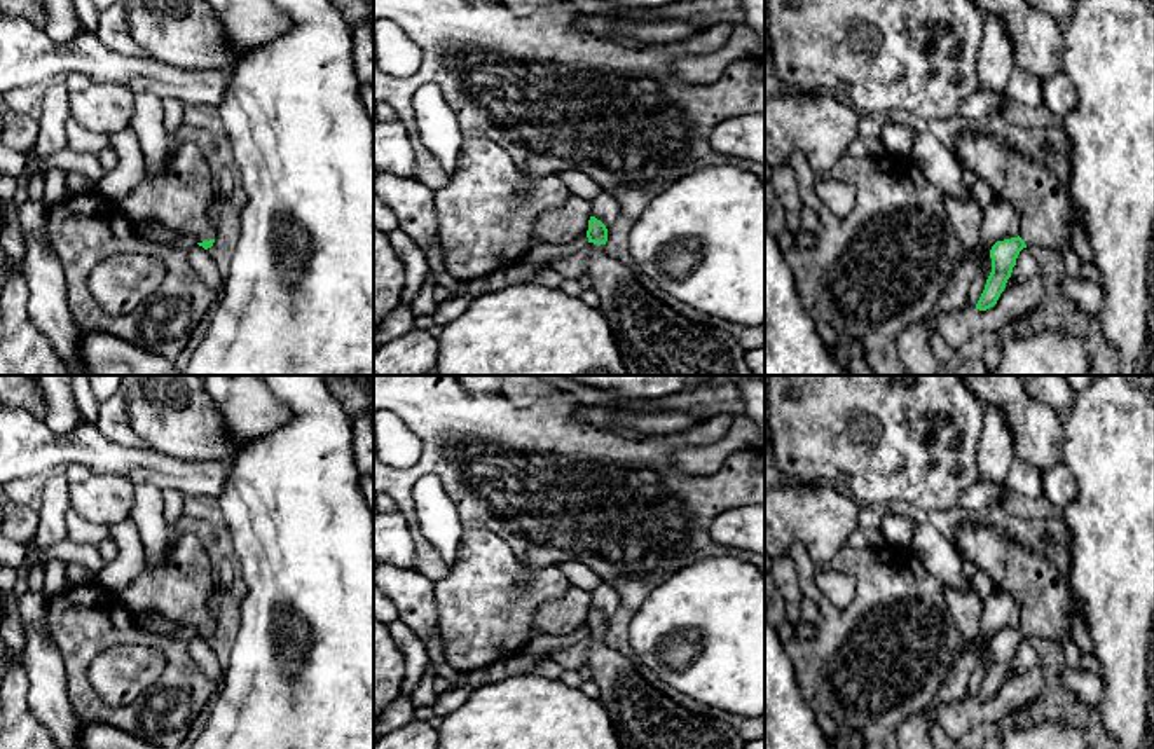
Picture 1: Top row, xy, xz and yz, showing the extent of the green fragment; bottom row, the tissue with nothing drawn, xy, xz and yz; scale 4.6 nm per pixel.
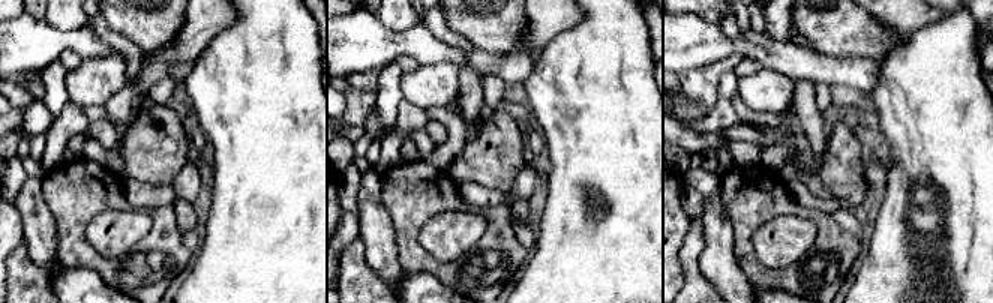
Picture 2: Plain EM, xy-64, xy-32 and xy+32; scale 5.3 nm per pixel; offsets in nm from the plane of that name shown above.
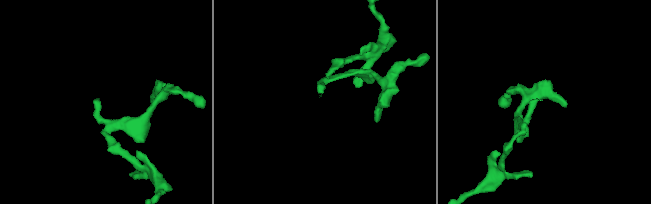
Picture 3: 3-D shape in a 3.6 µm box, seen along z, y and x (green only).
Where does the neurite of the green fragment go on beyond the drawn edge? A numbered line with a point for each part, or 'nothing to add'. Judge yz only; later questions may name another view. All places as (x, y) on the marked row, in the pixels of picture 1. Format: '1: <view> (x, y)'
1: yz (1004, 161)

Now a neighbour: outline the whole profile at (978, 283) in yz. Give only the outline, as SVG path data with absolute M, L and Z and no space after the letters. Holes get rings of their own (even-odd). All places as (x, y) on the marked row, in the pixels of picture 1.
M986 255L981 262L981 269L976 272L974 279L971 281L971 288L967 293L967 307L976 307L990 272L992 272L992 258L990 255Z

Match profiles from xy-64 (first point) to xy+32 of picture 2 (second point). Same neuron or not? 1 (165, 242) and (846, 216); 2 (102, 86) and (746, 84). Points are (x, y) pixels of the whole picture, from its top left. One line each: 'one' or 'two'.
1: two
2: one

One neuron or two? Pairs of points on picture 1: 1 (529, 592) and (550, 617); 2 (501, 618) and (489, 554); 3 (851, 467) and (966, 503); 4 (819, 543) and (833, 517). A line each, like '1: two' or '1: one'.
1: two
2: one
3: two
4: one

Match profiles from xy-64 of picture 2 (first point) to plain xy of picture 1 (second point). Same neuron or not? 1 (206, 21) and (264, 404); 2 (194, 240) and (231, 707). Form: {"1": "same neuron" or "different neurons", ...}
{"1": "same neuron", "2": "different neurons"}

